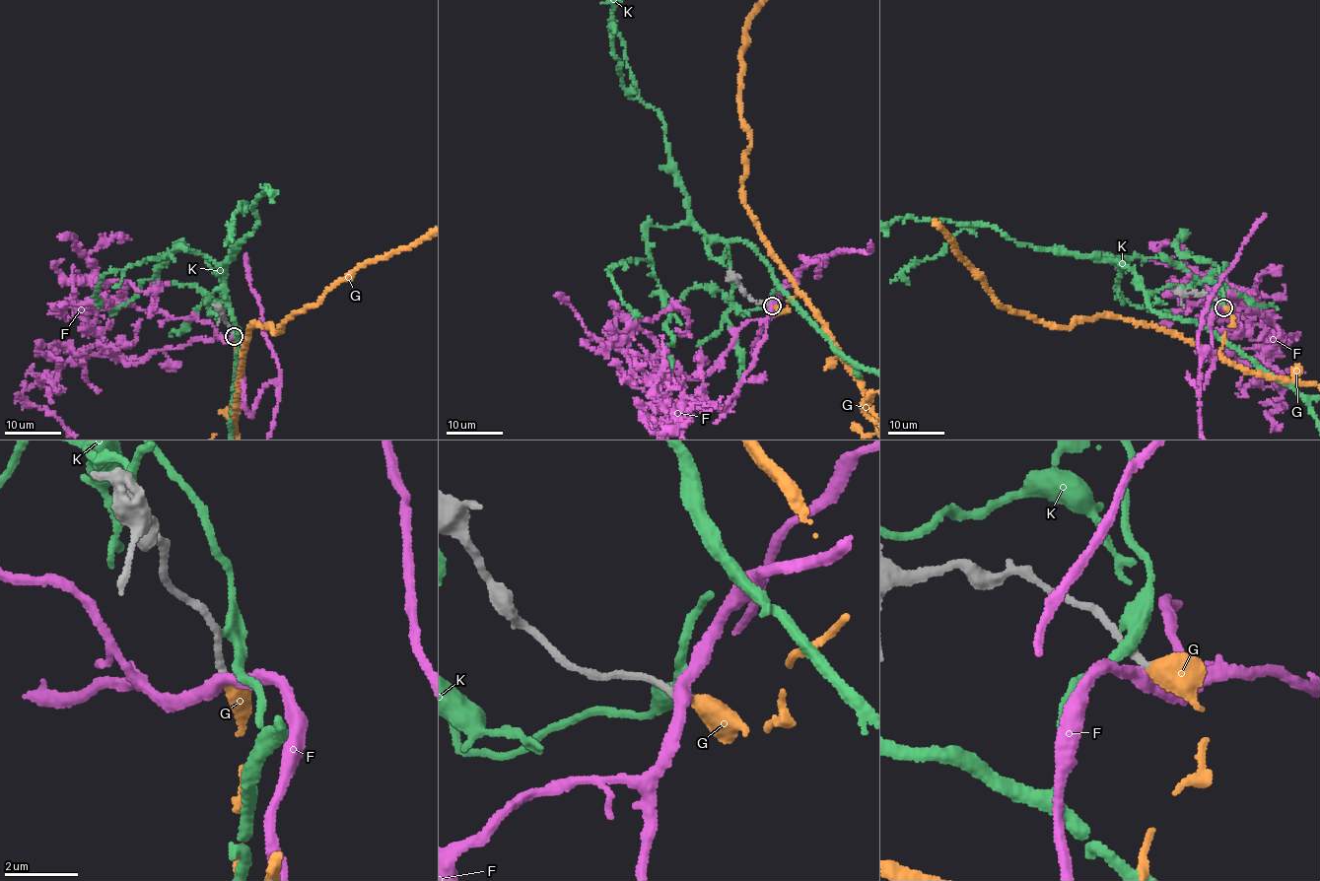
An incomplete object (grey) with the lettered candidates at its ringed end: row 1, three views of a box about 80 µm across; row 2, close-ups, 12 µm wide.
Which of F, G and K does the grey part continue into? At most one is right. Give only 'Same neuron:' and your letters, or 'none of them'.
Same neuron: G

